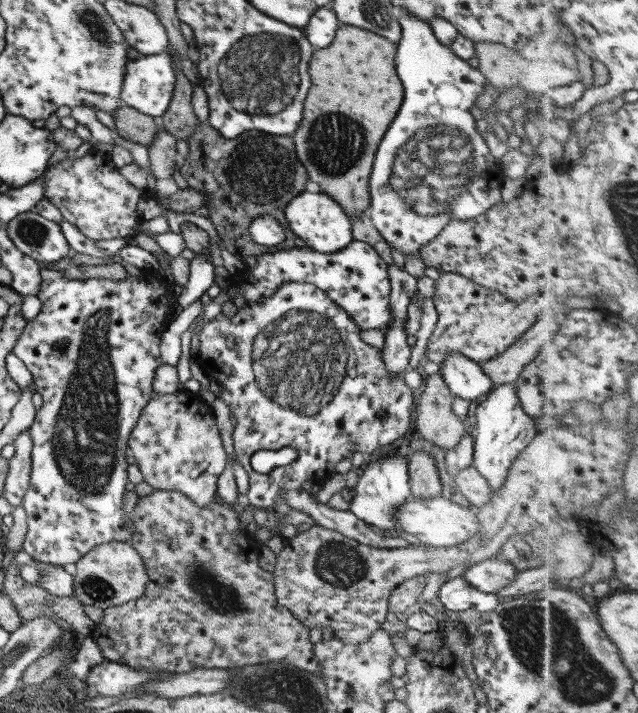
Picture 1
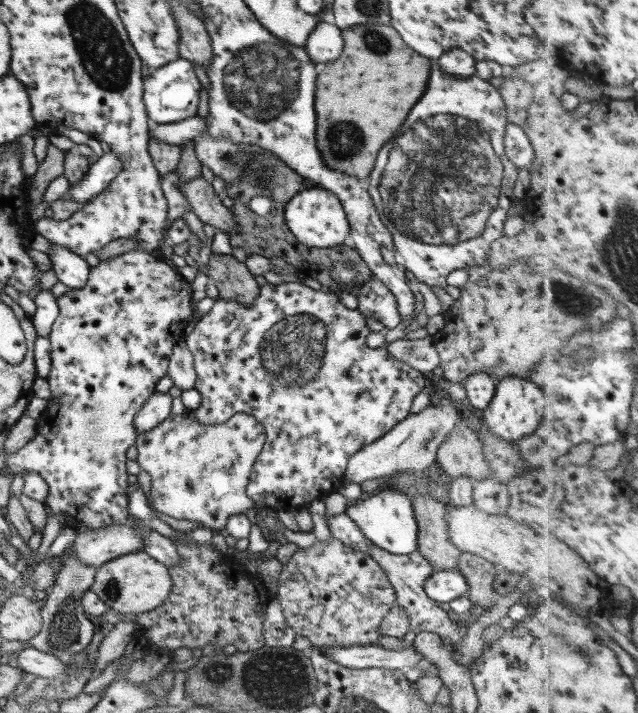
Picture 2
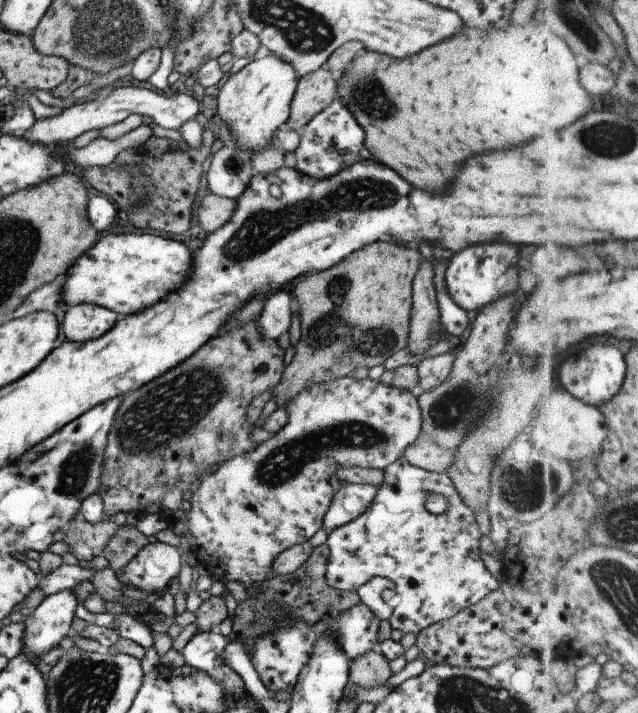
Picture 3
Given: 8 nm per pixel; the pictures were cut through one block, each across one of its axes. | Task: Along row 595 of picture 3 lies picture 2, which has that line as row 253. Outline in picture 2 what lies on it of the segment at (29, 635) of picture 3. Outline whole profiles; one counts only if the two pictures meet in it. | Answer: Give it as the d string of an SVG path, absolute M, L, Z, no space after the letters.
M51 243L48 248L50 254L48 257L52 262L52 270L64 286L69 290L82 288L88 282L89 266L83 256L60 246L60 244Z

